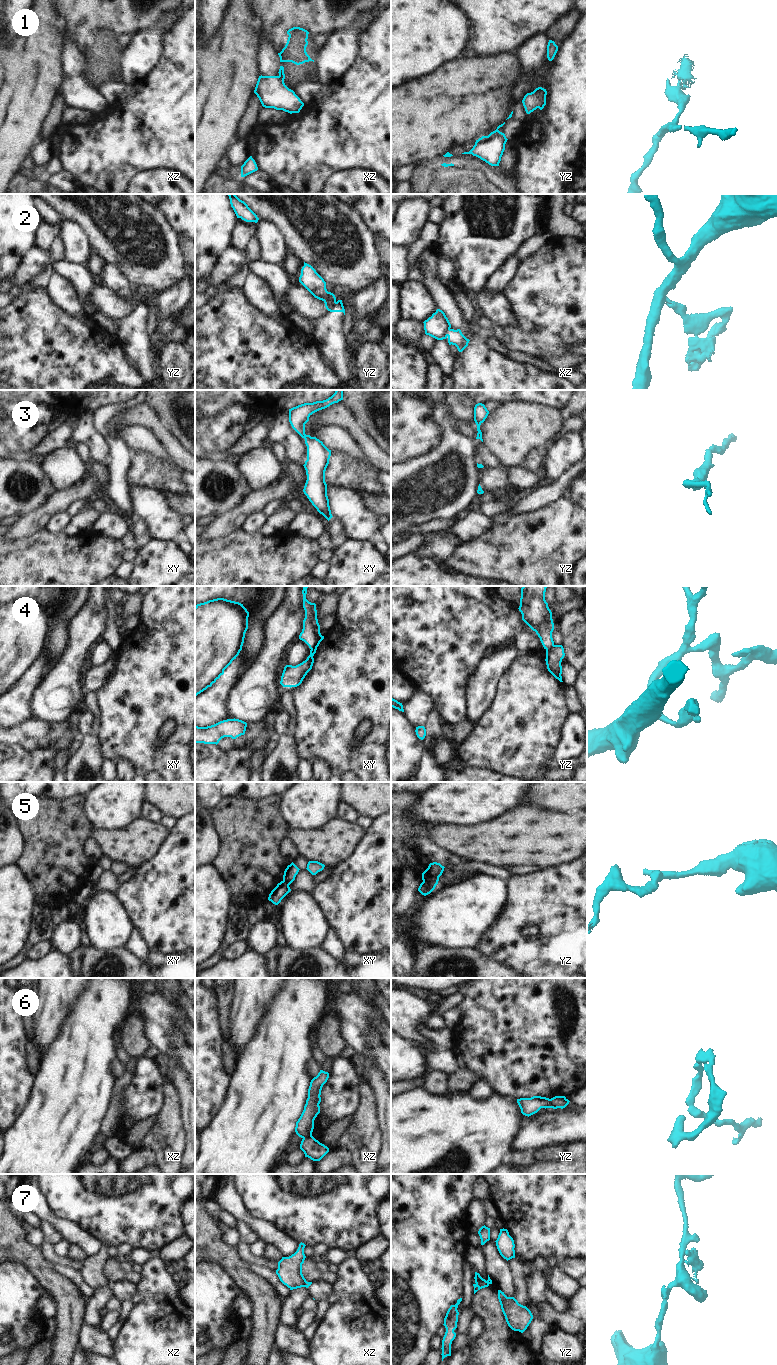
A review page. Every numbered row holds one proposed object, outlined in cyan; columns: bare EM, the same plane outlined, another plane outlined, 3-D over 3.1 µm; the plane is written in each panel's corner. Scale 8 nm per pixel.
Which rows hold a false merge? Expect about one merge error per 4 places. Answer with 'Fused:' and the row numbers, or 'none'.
Fused: 1, 2, 4, 5, 6, 7

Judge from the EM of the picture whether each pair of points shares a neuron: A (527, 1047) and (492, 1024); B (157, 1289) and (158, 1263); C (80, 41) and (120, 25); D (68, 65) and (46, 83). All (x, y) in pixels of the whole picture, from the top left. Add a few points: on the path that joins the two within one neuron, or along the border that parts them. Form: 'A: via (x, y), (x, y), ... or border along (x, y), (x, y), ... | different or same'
A: via (518, 1038), (504, 1024), (501, 1024) | same
B: via (158, 1283), (158, 1269) | same
C: via (85, 30), (94, 21), (109, 21) | same
D: border along (62, 46), (60, 67), (63, 75) | different

